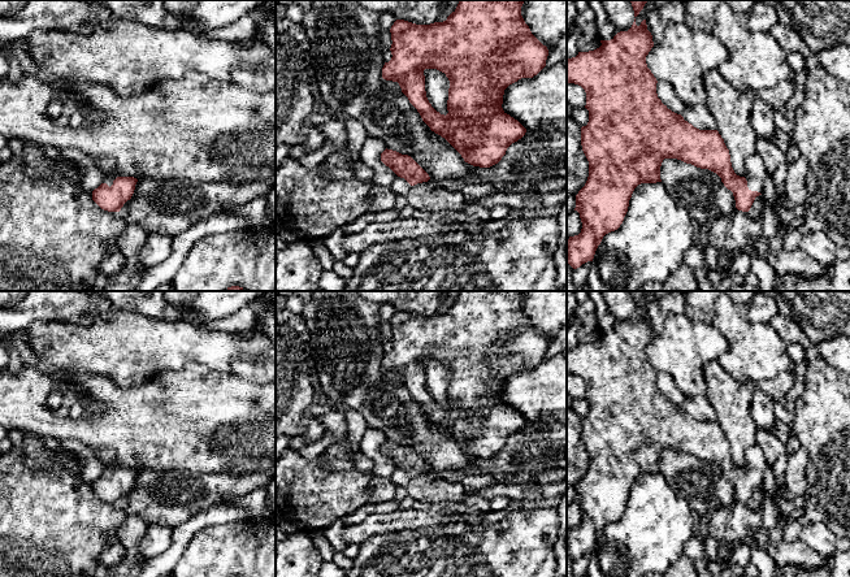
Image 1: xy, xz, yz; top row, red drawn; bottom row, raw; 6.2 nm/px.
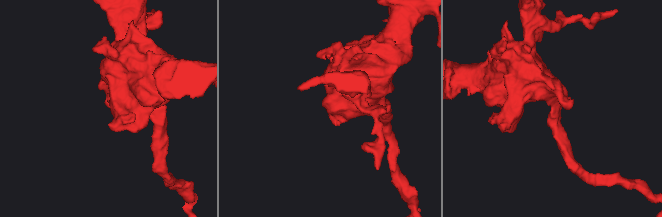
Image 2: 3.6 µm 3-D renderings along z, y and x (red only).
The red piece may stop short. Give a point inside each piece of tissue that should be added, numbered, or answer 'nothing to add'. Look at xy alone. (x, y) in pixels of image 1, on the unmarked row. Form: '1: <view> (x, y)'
1: xy (107, 456)

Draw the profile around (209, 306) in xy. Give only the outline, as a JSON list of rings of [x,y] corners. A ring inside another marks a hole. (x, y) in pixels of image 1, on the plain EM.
[[[200,291],[192,303],[175,305],[182,311],[196,312],[213,321],[229,316],[247,304],[256,303],[266,291]]]

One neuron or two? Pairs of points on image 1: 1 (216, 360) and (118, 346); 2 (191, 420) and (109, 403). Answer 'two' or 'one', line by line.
1: one
2: one

